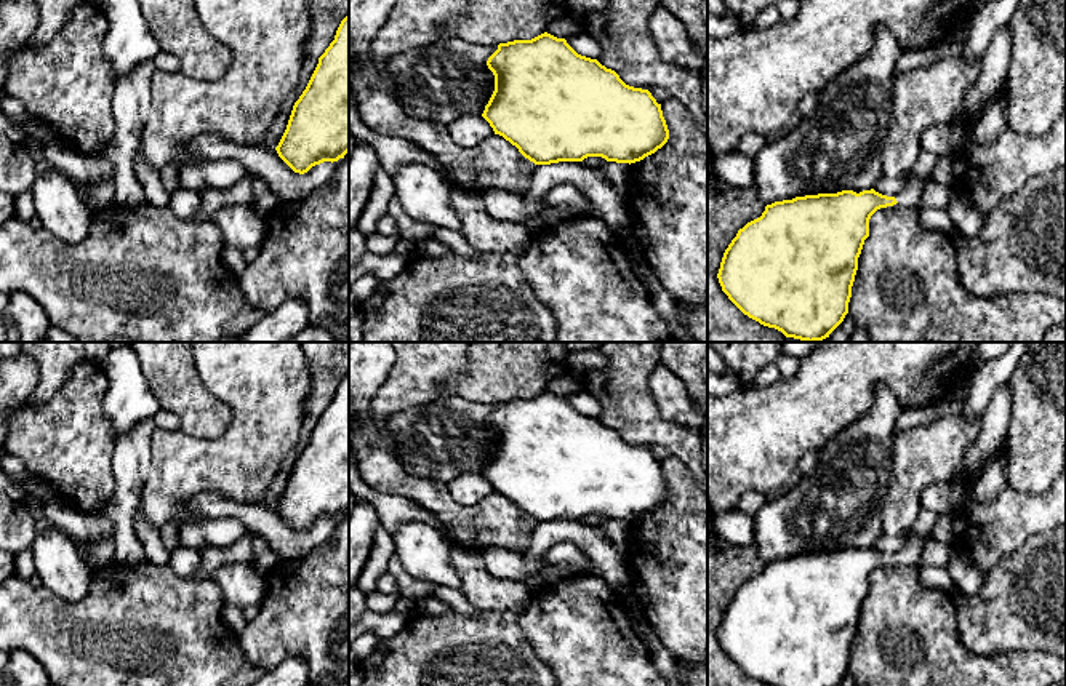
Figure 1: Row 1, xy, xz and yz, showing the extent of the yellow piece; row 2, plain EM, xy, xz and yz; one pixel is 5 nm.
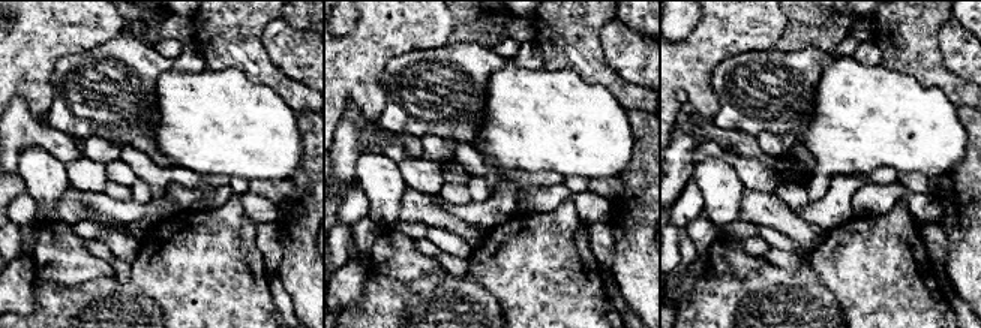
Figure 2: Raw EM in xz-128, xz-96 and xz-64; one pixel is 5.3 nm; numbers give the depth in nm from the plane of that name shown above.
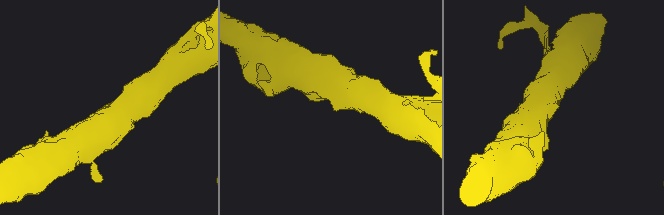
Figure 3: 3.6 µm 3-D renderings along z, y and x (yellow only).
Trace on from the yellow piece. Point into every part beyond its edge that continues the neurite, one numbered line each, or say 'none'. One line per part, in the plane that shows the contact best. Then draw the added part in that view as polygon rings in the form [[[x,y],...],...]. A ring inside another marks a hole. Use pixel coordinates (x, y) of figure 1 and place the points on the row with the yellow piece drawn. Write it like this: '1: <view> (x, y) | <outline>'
1: yz (909, 195) | [[[911,177],[908,184],[895,195],[896,201],[904,208],[917,208],[922,197],[925,181]]]

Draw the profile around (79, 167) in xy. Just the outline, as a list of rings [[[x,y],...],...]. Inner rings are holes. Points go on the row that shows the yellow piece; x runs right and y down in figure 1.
[[[59,142],[42,147],[43,158],[80,184],[112,181],[114,168],[101,154],[86,155]]]

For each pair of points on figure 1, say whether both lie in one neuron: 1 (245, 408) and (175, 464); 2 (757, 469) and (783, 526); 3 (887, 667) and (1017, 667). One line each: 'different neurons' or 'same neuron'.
1: same neuron
2: different neurons
3: same neuron

